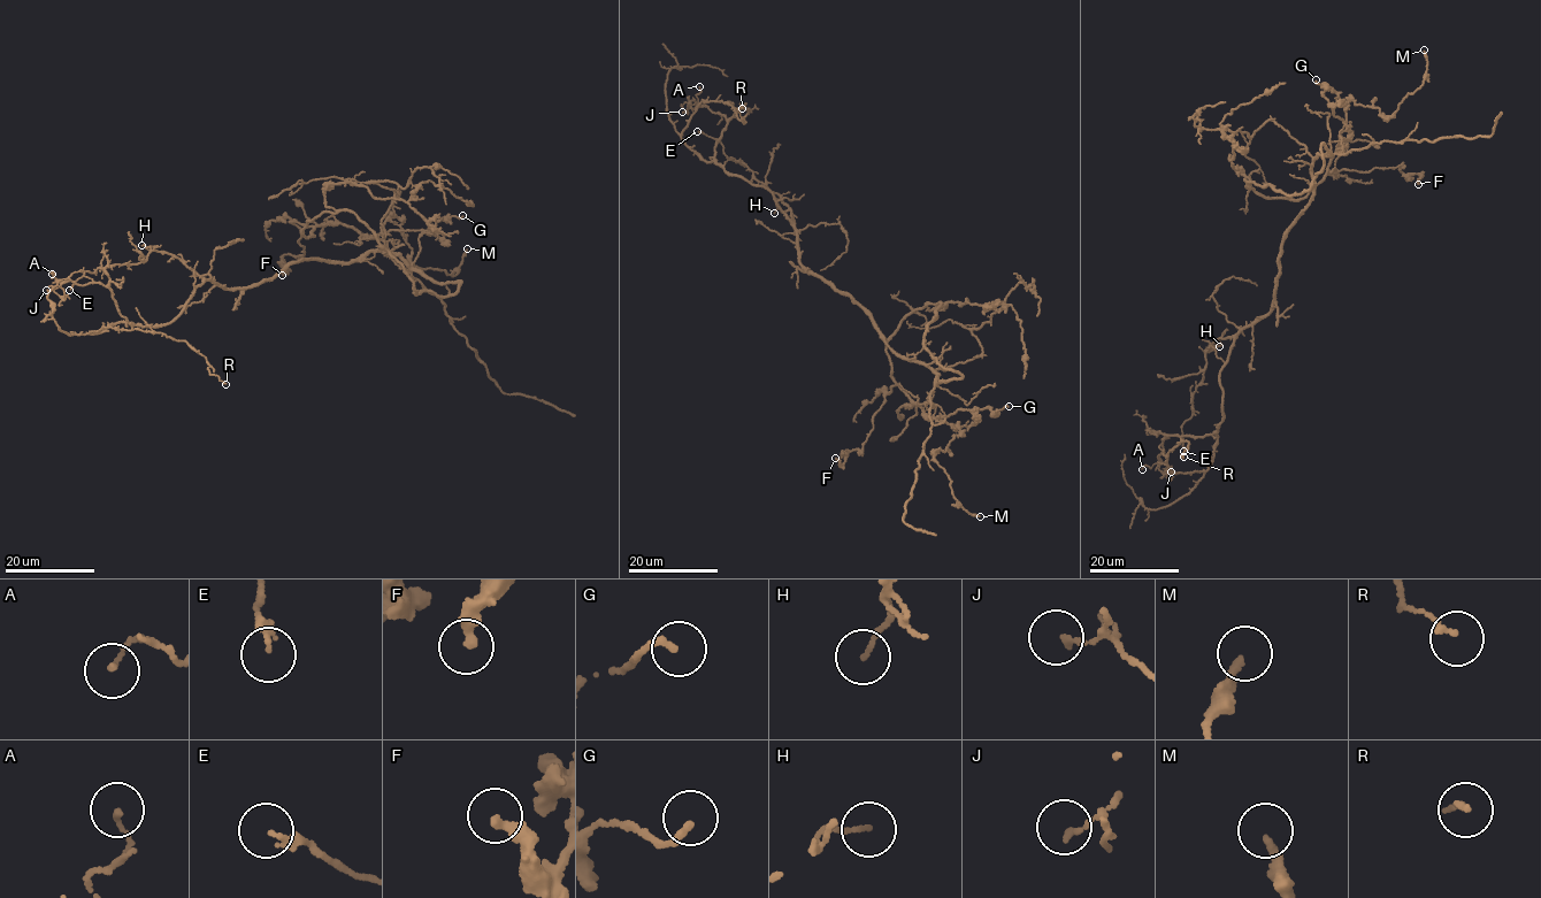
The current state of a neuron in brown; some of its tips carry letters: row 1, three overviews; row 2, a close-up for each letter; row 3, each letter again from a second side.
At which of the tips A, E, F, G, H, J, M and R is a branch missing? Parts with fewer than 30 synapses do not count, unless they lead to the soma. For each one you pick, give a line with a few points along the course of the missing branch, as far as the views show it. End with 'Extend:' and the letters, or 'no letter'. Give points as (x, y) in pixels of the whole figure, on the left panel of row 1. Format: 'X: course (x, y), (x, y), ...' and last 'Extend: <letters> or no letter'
Extend: no letter

